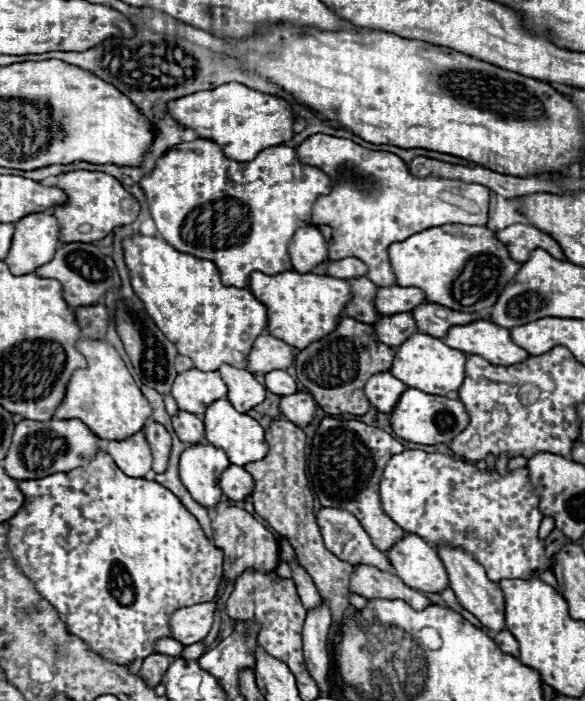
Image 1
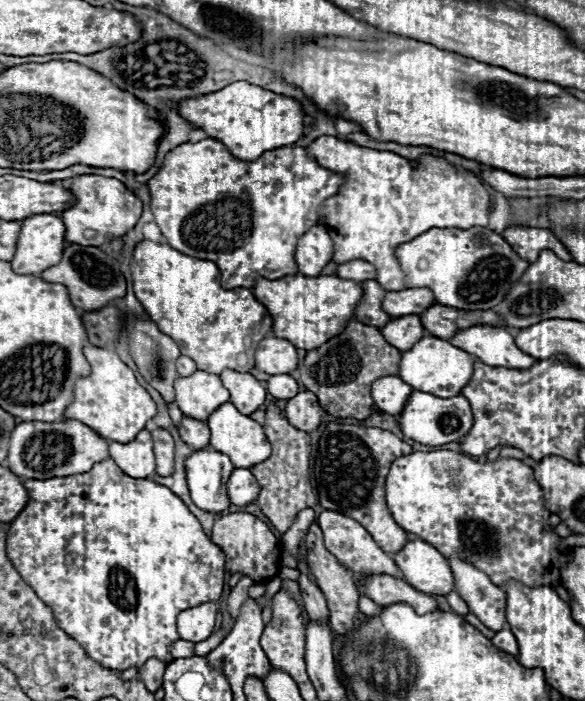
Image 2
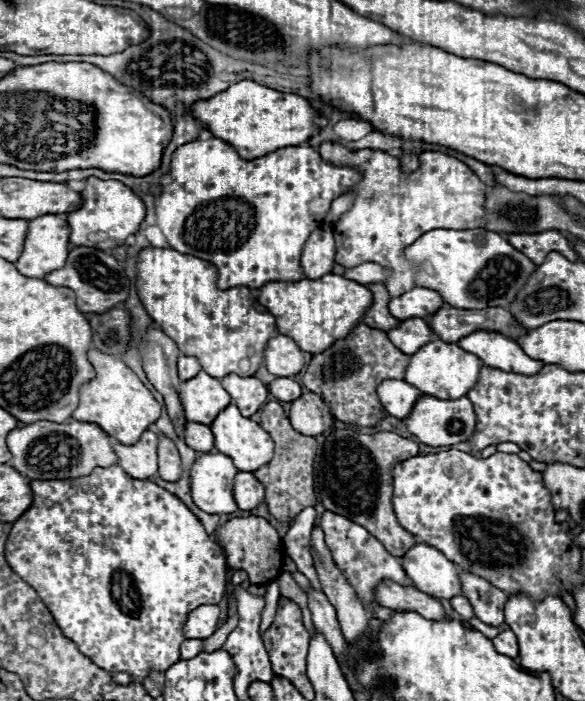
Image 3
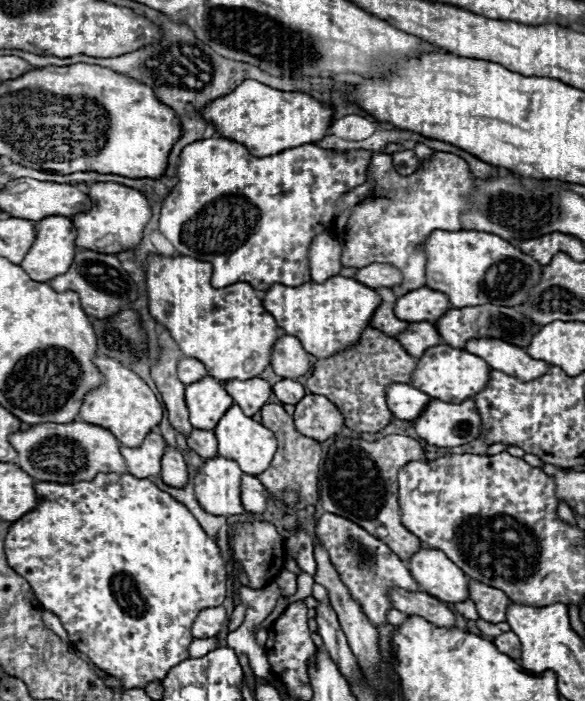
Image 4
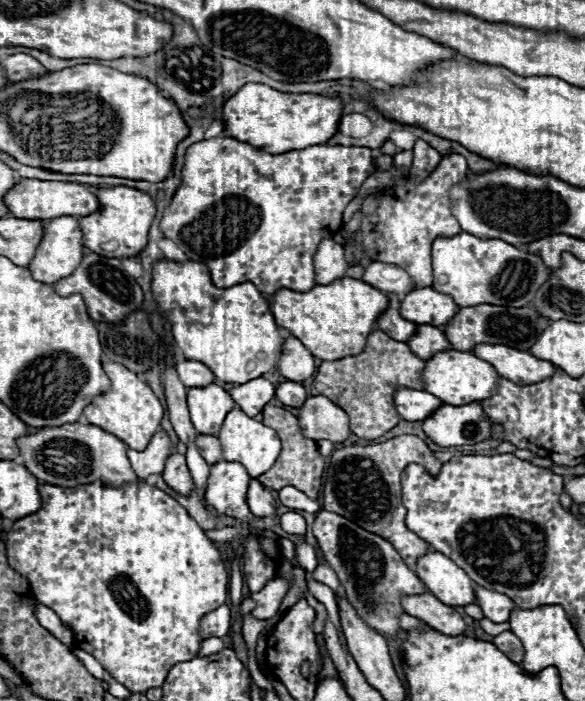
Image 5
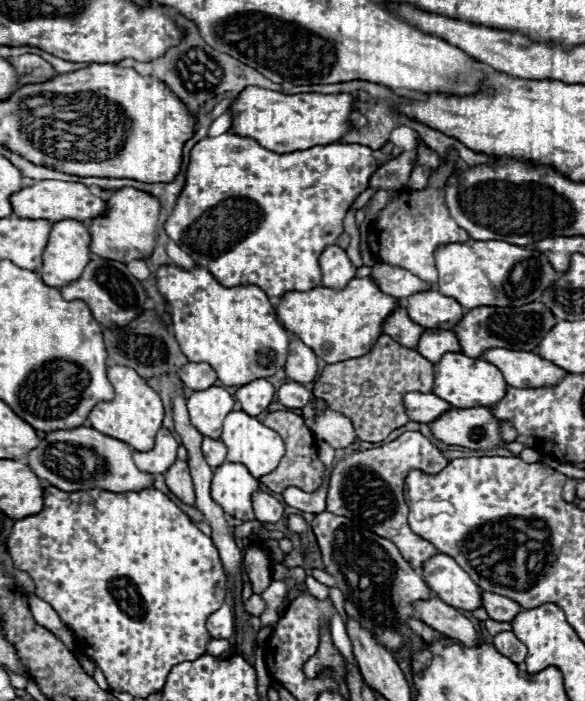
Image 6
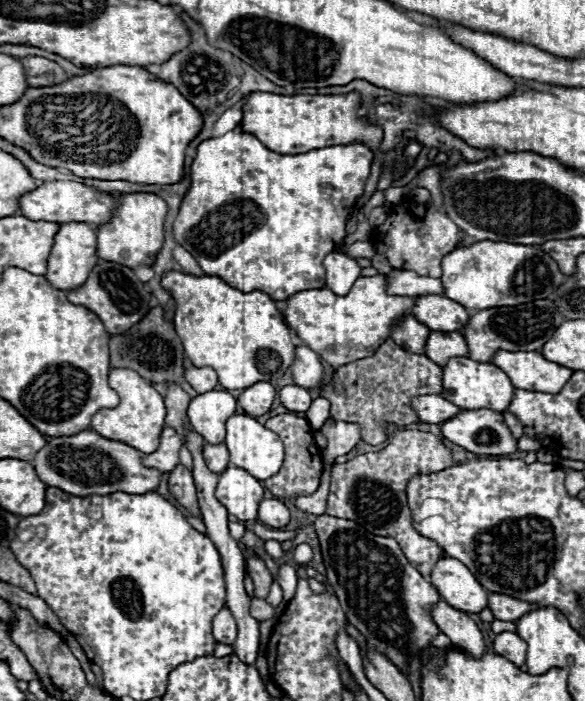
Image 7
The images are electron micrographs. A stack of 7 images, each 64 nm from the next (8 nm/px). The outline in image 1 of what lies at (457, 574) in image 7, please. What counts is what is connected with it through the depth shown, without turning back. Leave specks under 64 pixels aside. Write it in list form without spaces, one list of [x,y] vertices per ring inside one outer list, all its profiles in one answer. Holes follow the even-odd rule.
[[[404,534],[390,550],[388,560],[396,576],[414,590],[442,592],[448,588],[448,574],[436,550],[416,534]]]

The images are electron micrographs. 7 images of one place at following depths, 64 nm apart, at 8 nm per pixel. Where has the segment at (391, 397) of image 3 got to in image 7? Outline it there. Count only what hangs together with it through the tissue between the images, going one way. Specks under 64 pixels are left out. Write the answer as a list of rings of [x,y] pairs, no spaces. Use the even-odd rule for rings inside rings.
[[[414,396],[412,398],[412,410],[416,412],[416,416],[420,418],[420,422],[426,424],[440,424],[448,418],[452,418],[452,414],[458,414],[460,408],[452,406],[452,402],[444,400],[442,396]]]

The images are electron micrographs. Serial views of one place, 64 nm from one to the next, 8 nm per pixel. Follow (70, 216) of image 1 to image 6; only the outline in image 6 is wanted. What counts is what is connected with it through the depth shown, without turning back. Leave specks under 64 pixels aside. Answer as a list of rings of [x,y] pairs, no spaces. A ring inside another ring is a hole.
[[[118,188],[110,192],[106,200],[106,214],[86,220],[90,232],[90,250],[102,258],[116,258],[118,262],[132,262],[136,258],[146,258],[154,250],[156,222],[160,214],[160,202],[134,188]]]

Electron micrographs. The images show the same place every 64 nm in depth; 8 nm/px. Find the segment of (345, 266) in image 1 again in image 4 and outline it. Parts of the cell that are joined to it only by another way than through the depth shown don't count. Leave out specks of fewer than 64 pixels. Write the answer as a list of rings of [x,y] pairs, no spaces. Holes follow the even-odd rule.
[[[368,264],[364,268],[358,268],[358,272],[354,274],[354,280],[376,288],[376,286],[384,286],[384,288],[392,288],[394,284],[402,282],[402,274],[388,264]]]

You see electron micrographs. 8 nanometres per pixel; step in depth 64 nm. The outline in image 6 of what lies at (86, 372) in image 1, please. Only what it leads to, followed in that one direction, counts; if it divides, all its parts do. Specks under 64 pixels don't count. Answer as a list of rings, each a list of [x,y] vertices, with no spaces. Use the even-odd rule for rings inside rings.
[[[108,366],[108,378],[114,386],[114,398],[108,402],[98,402],[88,412],[90,426],[100,430],[102,434],[108,434],[112,438],[130,444],[138,452],[150,450],[154,446],[156,432],[162,428],[162,418],[164,418],[164,406],[160,396],[132,368]]]

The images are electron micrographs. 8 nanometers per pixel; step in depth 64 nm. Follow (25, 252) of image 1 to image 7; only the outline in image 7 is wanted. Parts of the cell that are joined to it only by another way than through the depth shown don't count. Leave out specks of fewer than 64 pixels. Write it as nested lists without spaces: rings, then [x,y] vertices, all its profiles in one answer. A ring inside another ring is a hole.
[[[86,222],[60,224],[48,256],[46,280],[58,290],[72,290],[72,286],[80,286],[80,282],[88,278],[88,270],[92,270],[96,258],[96,232],[92,226],[88,226]]]

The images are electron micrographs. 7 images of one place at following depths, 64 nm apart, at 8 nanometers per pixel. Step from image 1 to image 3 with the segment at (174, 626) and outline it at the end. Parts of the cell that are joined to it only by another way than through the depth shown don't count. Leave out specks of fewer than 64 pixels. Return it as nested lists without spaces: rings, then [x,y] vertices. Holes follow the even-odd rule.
[[[204,604],[192,610],[184,622],[184,636],[206,640],[216,632],[216,624],[220,620],[220,608],[216,604]]]

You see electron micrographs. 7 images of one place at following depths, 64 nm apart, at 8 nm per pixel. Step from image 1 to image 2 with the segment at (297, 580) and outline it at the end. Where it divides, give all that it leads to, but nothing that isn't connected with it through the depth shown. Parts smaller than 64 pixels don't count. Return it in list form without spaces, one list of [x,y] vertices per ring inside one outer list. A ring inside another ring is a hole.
[[[300,572],[300,578],[298,578],[298,584],[300,584],[300,592],[302,592],[302,598],[304,598],[304,606],[306,606],[306,612],[312,620],[328,620],[328,606],[326,606],[326,600],[320,592],[320,588],[304,574]]]

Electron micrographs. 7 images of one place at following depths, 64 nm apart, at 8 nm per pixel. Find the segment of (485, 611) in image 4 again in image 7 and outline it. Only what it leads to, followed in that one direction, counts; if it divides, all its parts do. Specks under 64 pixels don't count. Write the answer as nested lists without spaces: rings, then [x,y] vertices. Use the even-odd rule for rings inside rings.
[[[488,594],[488,608],[492,610],[496,620],[516,622],[520,616],[524,616],[526,612],[530,612],[538,606],[530,606],[526,602],[520,602],[516,598],[504,596],[504,594]]]

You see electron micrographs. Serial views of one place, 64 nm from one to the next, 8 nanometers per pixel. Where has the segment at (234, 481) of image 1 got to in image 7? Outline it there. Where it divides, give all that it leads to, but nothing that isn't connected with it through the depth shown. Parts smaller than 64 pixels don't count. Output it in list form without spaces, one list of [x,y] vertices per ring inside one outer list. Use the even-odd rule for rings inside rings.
[[[264,498],[258,504],[258,520],[272,528],[282,528],[290,522],[288,508],[276,498]]]

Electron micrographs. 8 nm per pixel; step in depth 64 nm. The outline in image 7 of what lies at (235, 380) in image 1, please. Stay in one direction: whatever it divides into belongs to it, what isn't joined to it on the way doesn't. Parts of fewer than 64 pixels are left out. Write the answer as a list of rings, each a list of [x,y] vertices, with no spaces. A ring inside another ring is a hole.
[[[256,382],[248,388],[244,388],[238,396],[238,404],[244,408],[246,414],[250,416],[262,416],[270,410],[272,402],[274,402],[276,390],[272,384],[268,382]]]

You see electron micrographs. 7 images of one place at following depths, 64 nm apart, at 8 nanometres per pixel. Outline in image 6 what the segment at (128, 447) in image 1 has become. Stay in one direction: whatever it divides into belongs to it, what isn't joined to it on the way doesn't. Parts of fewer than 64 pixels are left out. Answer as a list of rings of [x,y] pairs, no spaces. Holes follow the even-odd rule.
[[[162,428],[154,438],[154,448],[148,452],[132,452],[132,460],[140,472],[164,474],[176,460],[176,448],[178,442],[170,434],[170,430]]]

